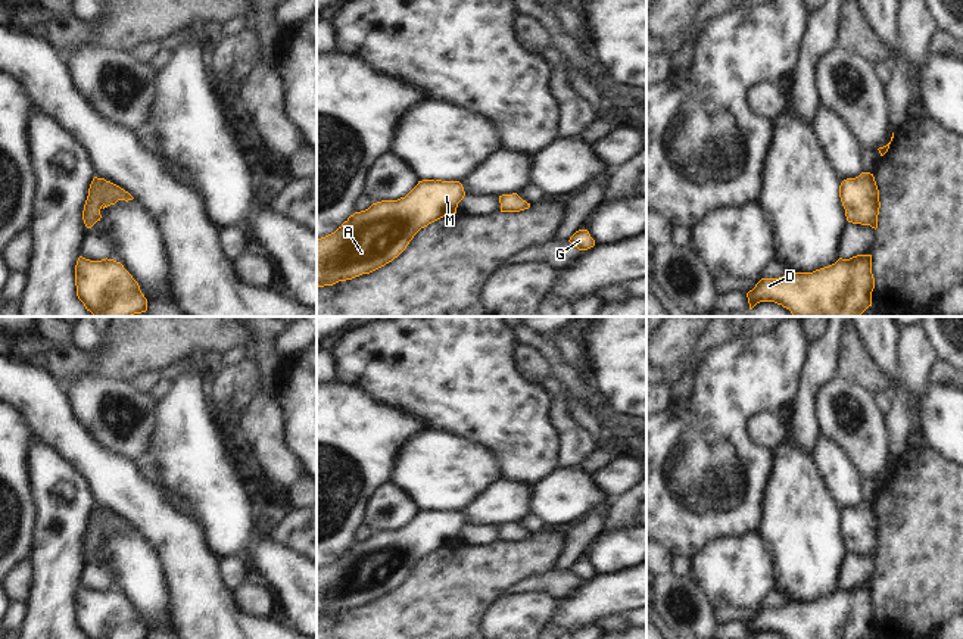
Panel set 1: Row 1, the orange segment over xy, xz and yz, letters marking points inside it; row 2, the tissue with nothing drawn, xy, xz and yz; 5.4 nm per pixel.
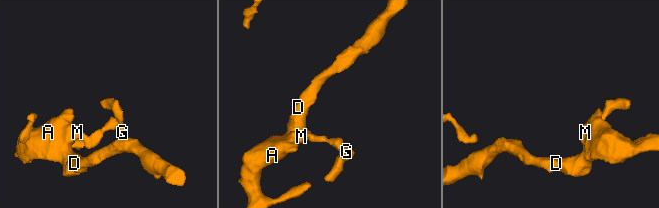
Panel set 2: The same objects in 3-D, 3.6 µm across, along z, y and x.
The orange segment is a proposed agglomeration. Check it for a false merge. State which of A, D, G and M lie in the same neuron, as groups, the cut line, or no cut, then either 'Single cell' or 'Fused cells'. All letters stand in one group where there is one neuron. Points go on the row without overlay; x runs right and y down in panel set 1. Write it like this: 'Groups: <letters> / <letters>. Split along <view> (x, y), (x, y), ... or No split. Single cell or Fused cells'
Groups: A D G M. No split. Single cell.

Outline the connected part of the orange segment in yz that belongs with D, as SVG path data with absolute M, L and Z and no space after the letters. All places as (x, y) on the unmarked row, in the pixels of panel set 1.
M872 585L839 587L835 593L813 602L789 602L779 608L761 608L747 623L749 639L760 632L775 632L786 639L867 639L872 636L875 608Z

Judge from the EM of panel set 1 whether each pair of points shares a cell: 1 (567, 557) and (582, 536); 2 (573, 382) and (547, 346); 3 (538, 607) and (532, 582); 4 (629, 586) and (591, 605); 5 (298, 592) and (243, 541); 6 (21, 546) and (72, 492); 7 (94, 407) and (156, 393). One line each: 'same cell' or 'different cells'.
1: same cell
2: same cell
3: different cells
4: same cell
5: same cell
6: different cells
7: different cells

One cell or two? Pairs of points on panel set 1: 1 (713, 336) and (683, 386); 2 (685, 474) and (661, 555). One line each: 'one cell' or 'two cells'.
1: one cell
2: two cells

